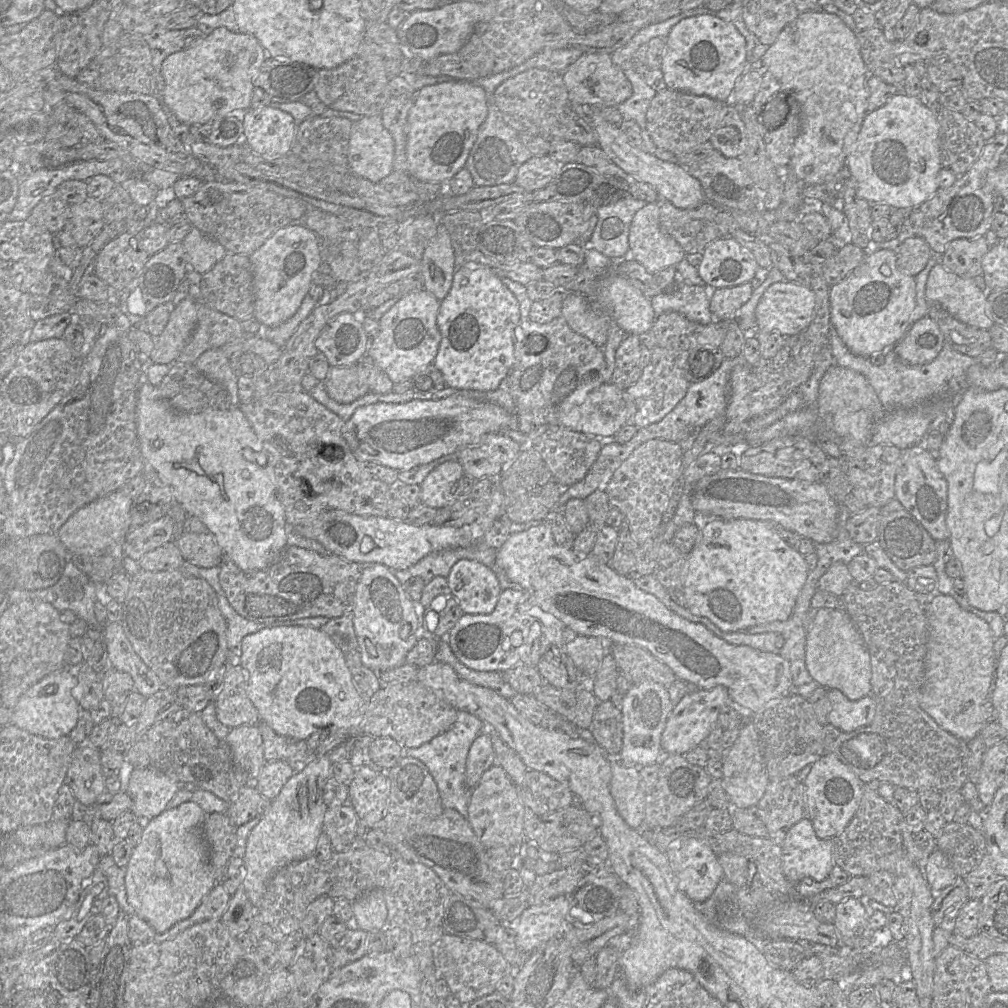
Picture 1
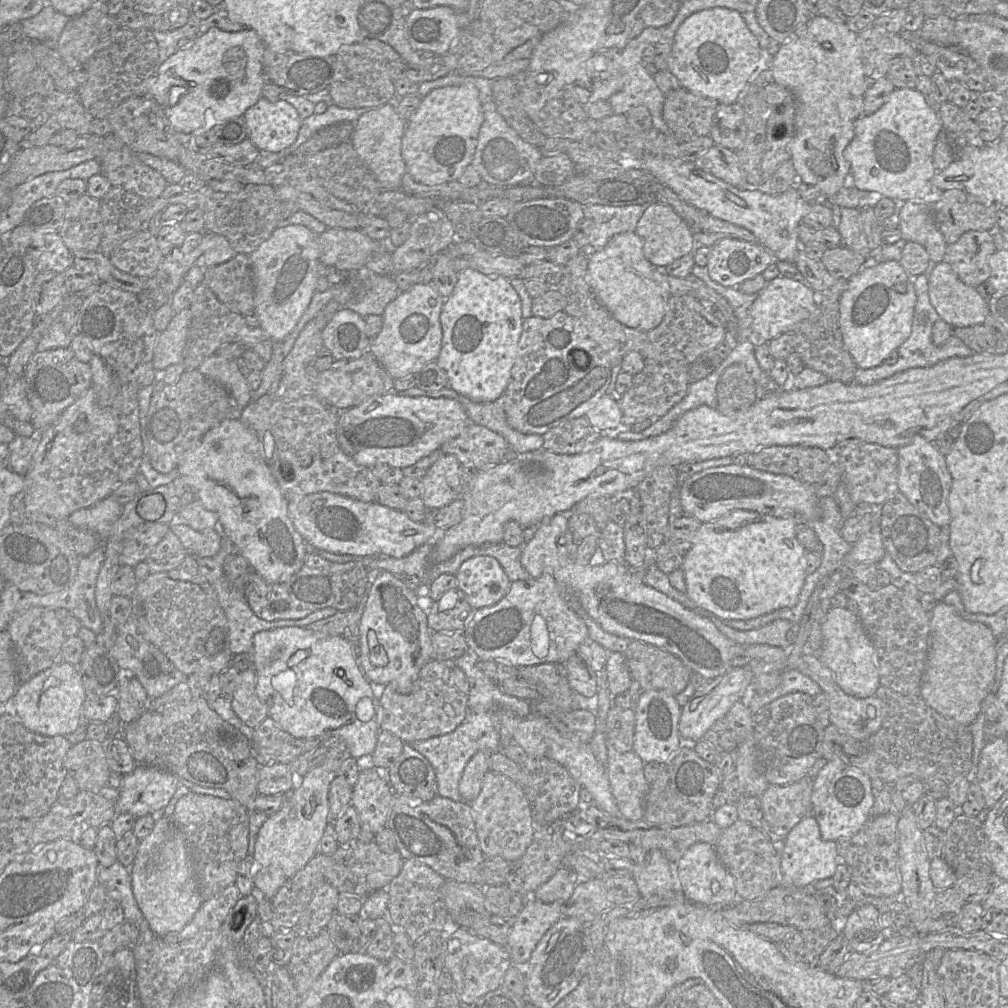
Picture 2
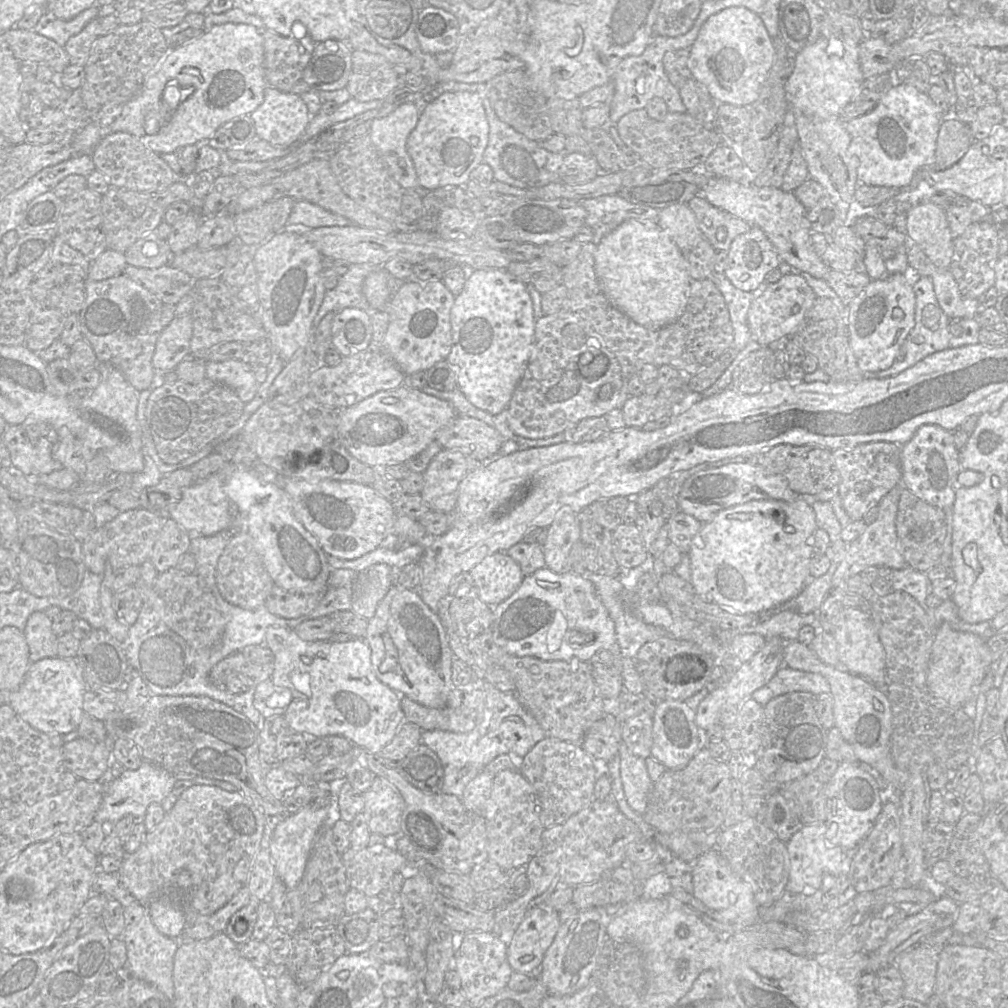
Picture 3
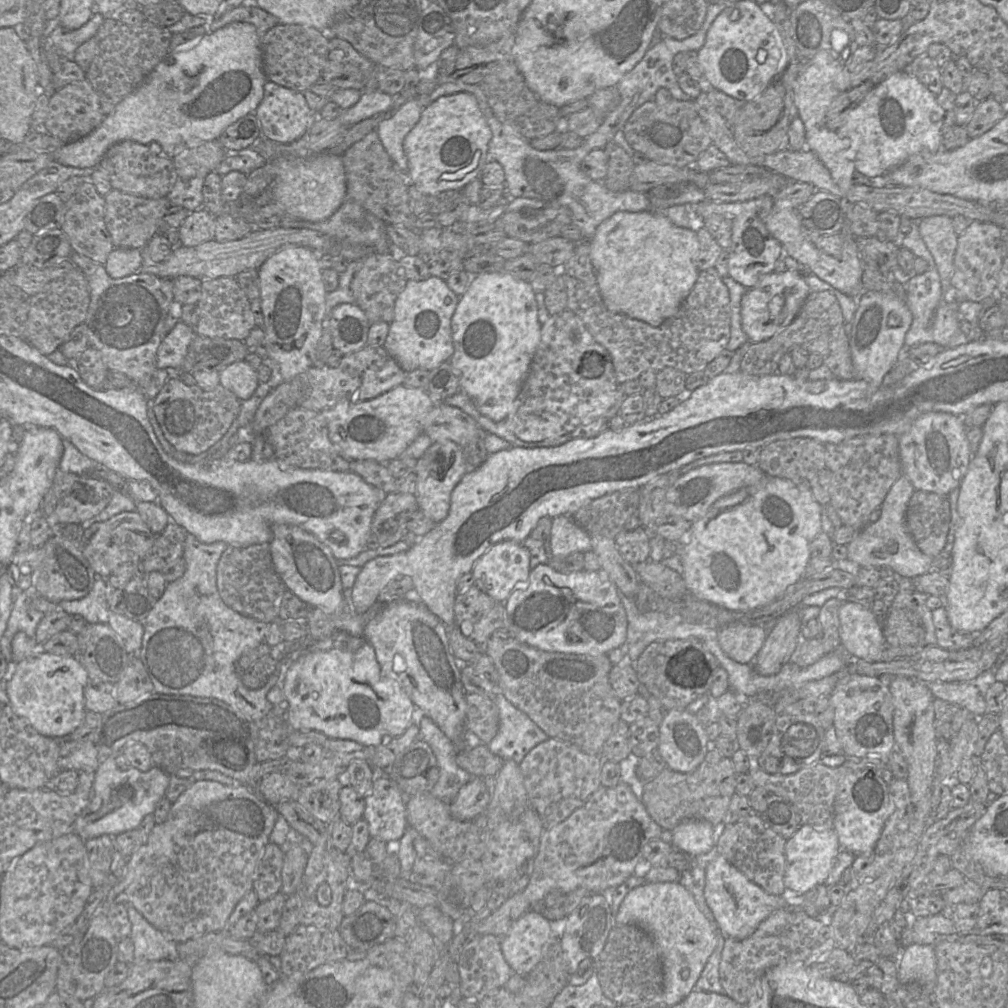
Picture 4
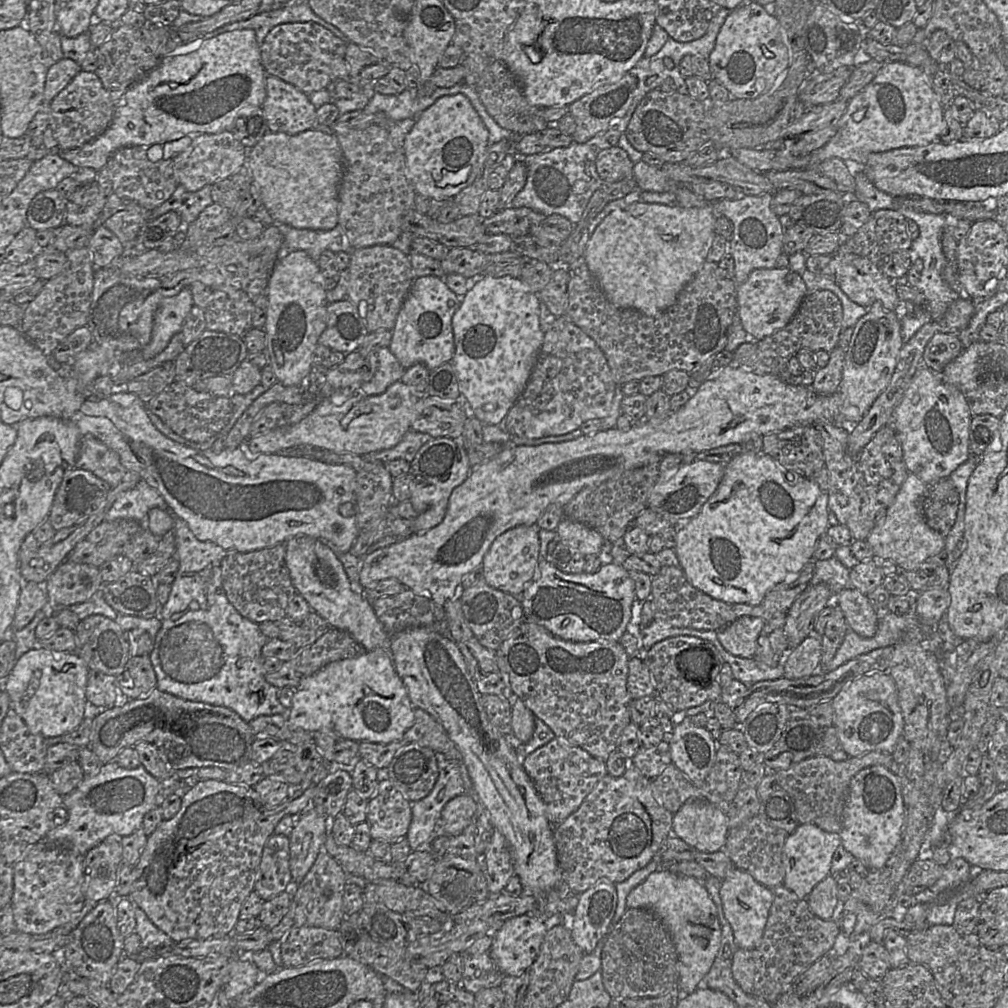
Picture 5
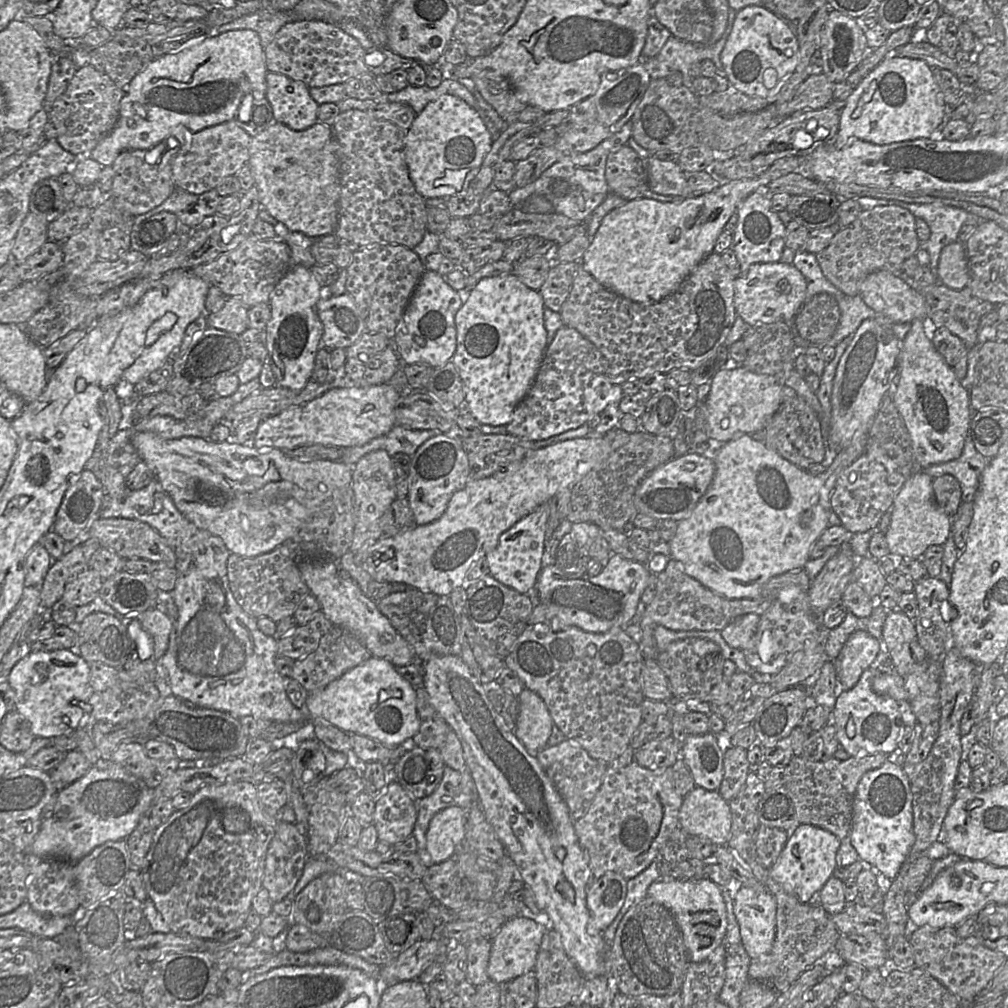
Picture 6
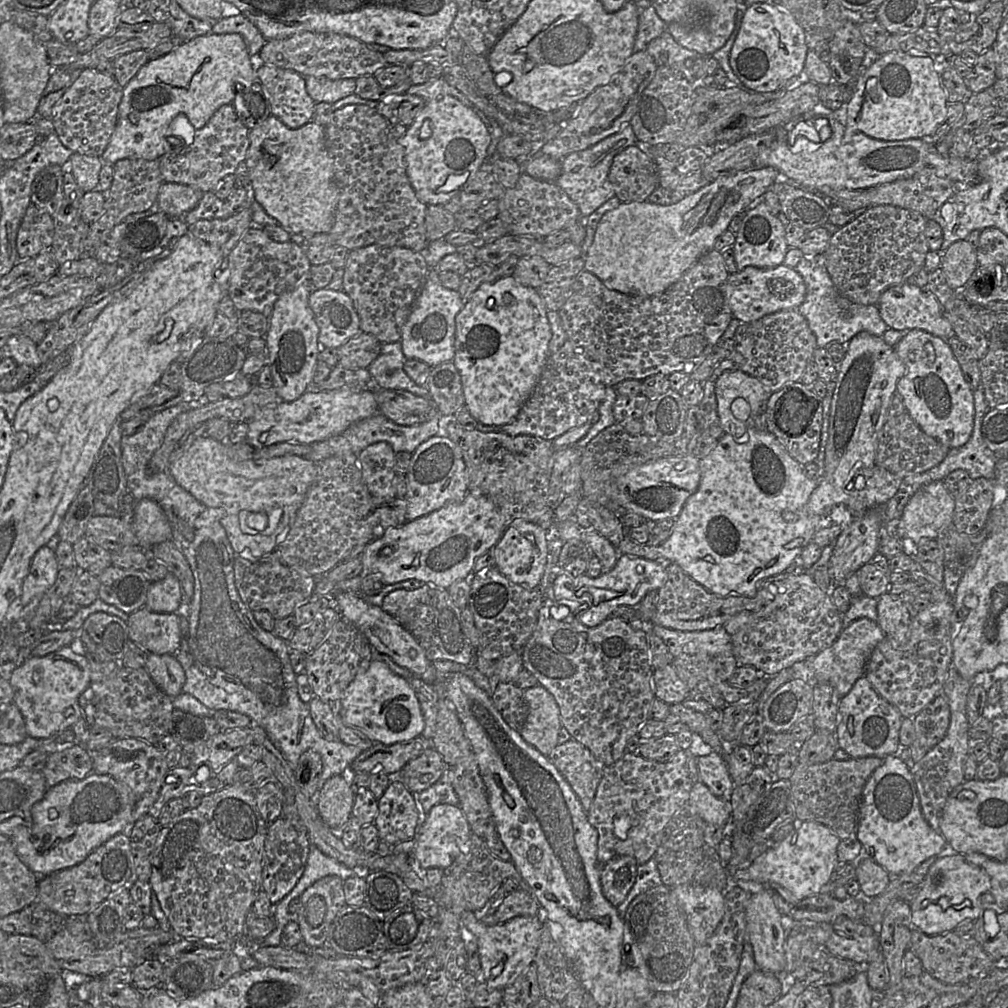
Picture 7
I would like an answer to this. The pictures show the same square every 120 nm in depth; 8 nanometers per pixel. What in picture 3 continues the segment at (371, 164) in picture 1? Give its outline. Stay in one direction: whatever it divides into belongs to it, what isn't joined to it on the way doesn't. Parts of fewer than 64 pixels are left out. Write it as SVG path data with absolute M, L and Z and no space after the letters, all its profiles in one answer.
M404 103L387 116L372 120L368 133L378 155L403 189L422 188L405 148L405 139L418 119L414 104Z

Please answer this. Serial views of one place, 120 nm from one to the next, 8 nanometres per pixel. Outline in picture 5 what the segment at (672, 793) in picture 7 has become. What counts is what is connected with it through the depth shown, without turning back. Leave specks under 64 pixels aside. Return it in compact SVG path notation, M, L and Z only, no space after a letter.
M633 765L620 777L606 774L586 796L580 807L562 823L553 825L553 837L561 881L576 894L581 894L599 880L620 883L635 871L645 867L656 855L665 840L672 834L674 814L663 807L653 793L652 780Z

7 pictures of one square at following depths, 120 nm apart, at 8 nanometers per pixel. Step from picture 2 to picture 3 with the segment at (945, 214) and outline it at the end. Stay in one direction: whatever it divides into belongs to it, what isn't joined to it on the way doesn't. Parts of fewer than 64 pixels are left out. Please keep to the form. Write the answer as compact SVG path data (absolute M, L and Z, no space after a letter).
M965 196L953 197L952 203L945 208L951 237L955 239L960 236L970 224L984 221L991 212L990 207Z

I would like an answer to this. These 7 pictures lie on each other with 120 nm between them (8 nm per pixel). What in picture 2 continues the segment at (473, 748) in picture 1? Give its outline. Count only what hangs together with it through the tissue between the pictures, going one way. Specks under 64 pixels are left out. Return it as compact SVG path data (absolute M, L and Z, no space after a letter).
M475 753L464 768L459 781L459 793L465 802L472 802L481 791L484 775L489 770L489 754Z

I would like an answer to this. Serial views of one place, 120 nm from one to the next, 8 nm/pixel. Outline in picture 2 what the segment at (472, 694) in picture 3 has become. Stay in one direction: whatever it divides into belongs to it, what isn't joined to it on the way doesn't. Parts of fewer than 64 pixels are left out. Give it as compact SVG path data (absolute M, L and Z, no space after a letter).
M417 679L412 691L407 694L385 686L379 698L382 708L380 730L393 733L407 744L444 735L455 730L464 720L467 703L467 695L443 681Z

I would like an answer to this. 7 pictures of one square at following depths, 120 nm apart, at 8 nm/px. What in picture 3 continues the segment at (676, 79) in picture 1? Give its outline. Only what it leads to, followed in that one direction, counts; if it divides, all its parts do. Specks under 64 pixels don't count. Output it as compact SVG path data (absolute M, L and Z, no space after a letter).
M731 6L711 15L689 48L688 67L718 103L746 106L759 94L774 59L775 49L762 19L743 6Z

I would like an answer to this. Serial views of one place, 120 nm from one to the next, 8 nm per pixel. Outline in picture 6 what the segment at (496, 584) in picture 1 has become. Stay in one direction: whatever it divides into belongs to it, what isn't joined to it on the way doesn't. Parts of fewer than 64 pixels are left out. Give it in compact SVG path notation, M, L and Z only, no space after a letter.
M545 502L500 535L497 546L485 556L488 562L488 573L493 578L521 594L527 594L535 587L542 569L545 532L549 516L549 503Z

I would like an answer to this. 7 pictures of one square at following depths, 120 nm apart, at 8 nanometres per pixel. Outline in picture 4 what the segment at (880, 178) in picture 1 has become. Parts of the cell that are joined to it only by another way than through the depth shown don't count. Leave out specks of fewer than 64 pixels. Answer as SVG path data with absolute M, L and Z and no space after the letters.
M902 70L875 85L848 113L836 133L841 139L849 140L845 157L854 163L856 171L867 177L879 177L921 151L944 150L943 110L933 92Z

